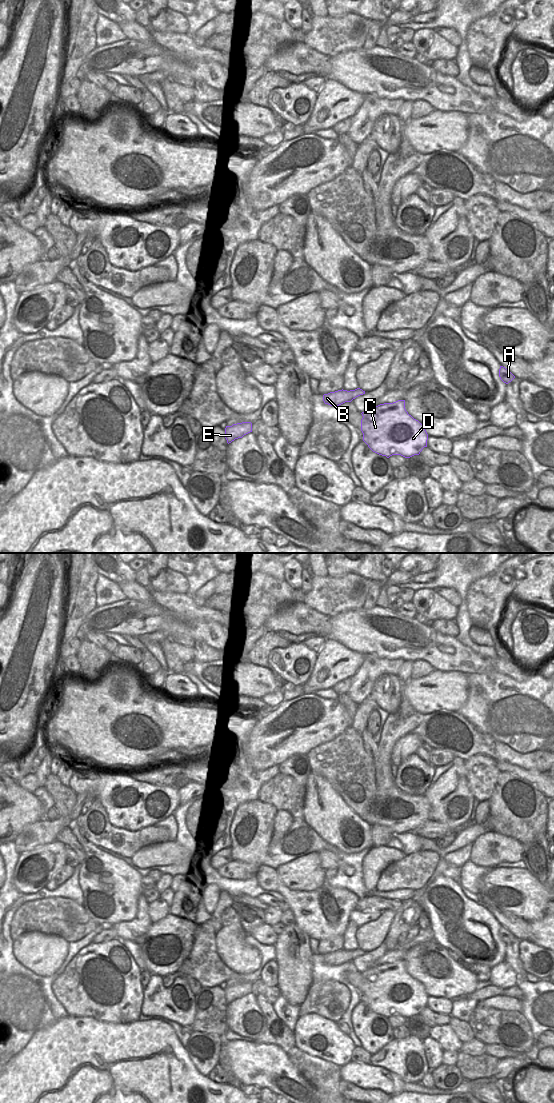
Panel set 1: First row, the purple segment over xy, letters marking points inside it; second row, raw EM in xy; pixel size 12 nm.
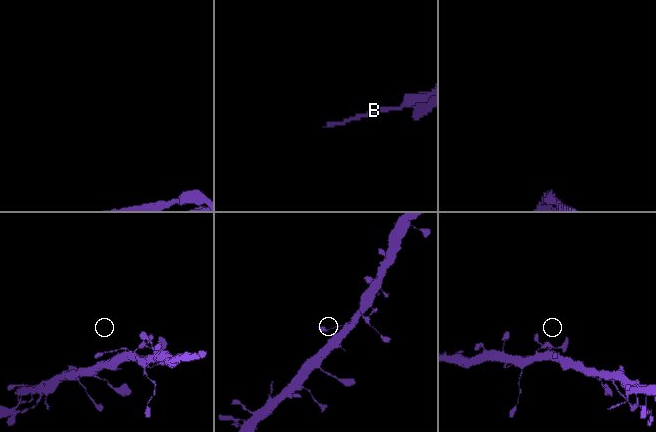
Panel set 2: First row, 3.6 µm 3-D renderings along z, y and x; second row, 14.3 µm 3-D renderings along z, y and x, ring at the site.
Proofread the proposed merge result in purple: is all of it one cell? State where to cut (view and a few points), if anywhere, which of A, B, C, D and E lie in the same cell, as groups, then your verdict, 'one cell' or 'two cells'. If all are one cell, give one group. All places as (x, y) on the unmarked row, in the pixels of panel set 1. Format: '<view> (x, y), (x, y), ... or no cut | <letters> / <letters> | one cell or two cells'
xy (354, 950), (360, 950), (363, 953) | A C D / B E | two cells

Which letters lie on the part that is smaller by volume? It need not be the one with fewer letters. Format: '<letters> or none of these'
B, E

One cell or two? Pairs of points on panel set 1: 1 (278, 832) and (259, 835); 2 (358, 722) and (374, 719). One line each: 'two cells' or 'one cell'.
1: two cells
2: two cells

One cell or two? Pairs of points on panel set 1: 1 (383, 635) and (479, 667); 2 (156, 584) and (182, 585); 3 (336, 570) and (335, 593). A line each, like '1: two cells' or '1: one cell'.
1: one cell
2: one cell
3: two cells

